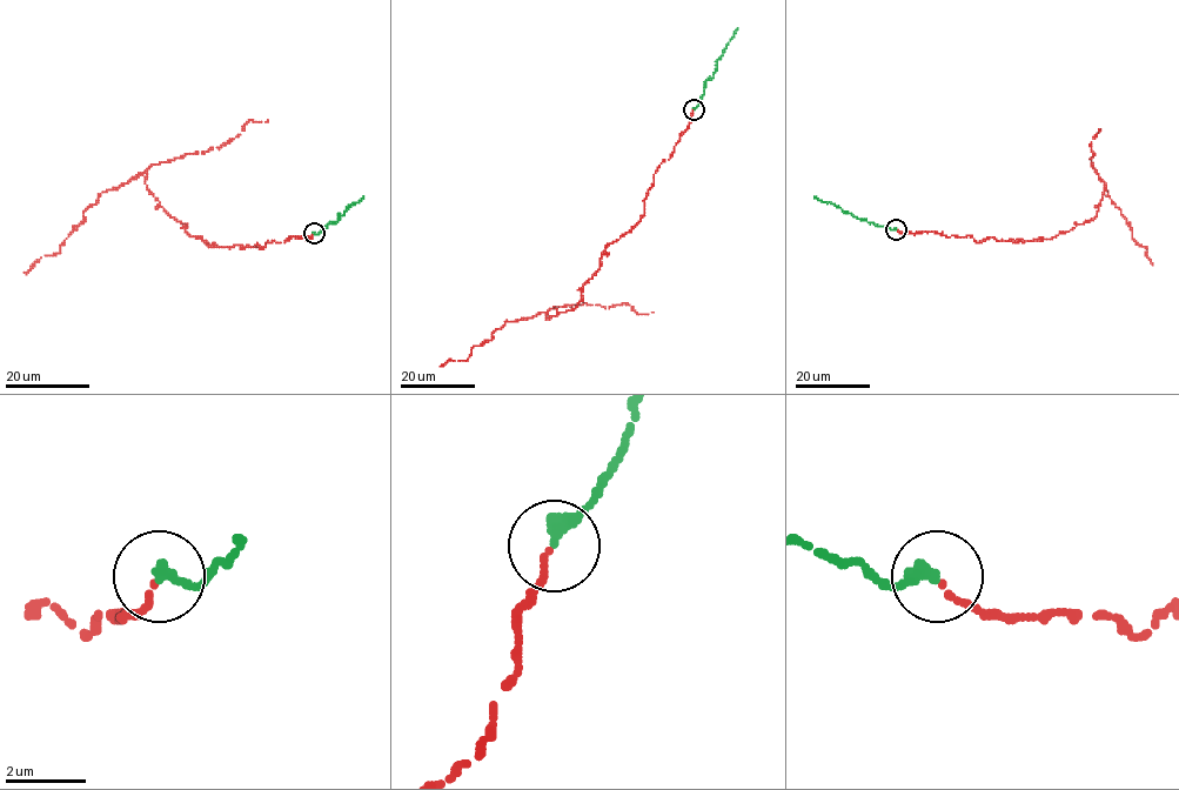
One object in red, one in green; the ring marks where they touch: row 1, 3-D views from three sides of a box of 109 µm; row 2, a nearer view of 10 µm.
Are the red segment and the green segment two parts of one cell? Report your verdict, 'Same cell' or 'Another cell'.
Same cell

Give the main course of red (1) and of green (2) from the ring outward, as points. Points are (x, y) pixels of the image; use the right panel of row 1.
1: (896, 229), (970, 235), (979, 242), (1051, 239), (1097, 215), (1105, 188), (1099, 176), (1152, 263)
2: (896, 229), (859, 219), (815, 196)

